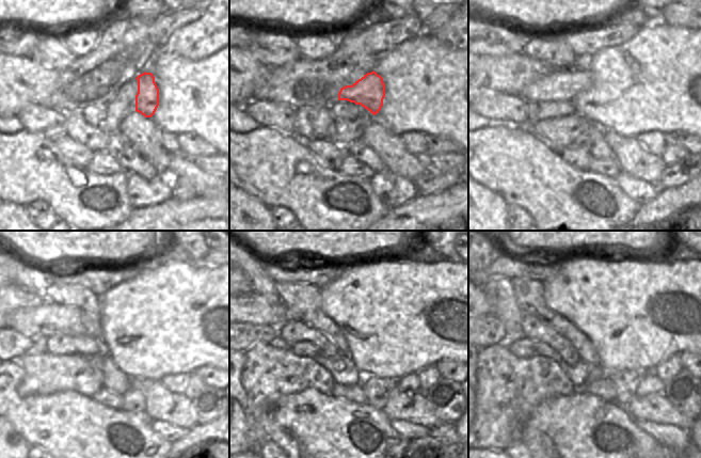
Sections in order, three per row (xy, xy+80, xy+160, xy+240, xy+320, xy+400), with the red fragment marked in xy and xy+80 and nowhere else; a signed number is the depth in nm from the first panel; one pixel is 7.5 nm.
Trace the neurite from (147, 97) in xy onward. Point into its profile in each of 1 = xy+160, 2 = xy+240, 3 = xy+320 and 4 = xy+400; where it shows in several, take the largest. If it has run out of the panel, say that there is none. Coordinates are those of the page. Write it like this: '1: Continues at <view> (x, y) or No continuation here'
1: Continues at xy+160 (566, 83)
2: Continues at xy+240 (49, 318)
3: Continues at xy+320 (252, 309)
4: Continues at xy+400 (490, 308).

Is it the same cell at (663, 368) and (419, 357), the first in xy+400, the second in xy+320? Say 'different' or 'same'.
different

